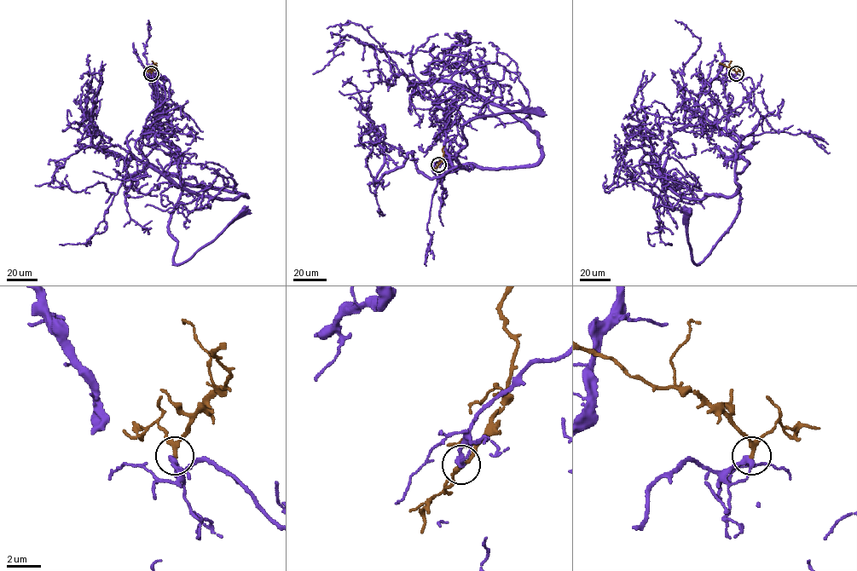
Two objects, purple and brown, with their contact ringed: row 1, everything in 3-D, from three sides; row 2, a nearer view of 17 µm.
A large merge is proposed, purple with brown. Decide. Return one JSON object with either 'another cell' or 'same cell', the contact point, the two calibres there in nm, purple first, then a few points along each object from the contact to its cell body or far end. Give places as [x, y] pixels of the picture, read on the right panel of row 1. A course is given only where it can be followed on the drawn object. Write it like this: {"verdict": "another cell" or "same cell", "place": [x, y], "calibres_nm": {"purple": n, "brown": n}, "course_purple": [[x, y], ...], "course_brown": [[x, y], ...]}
{"verdict": "same cell", "place": [736, 73], "calibres_nm": {"purple": 280, "brown": 200}, "course_purple": [[736, 73], [723, 83], [738, 190], [680, 197], [651, 146], [624, 146], [617, 165], [652, 185]], "course_brown": [[736, 73], [731, 67], [719, 63]]}

